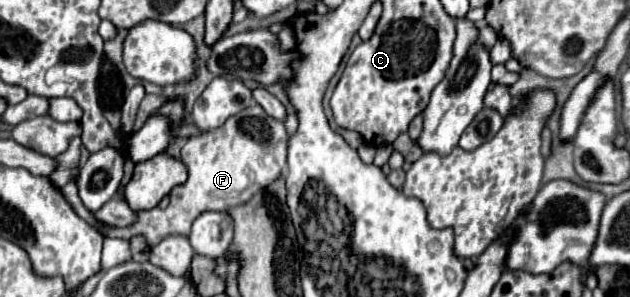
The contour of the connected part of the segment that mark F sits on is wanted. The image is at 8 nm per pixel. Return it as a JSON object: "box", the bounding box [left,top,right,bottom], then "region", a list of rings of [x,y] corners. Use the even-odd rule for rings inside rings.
{"box":[100,106,288,248],"region":[[[248,106],[236,116],[230,116],[218,130],[188,138],[180,150],[180,160],[188,170],[188,178],[184,184],[172,188],[172,198],[166,210],[158,206],[152,210],[140,210],[136,220],[124,228],[100,224],[102,234],[122,240],[130,240],[140,234],[146,238],[150,248],[170,234],[188,236],[192,222],[202,212],[228,210],[230,206],[248,202],[258,190],[274,182],[286,166],[286,146],[288,134],[284,124],[266,116],[262,106]]]}

